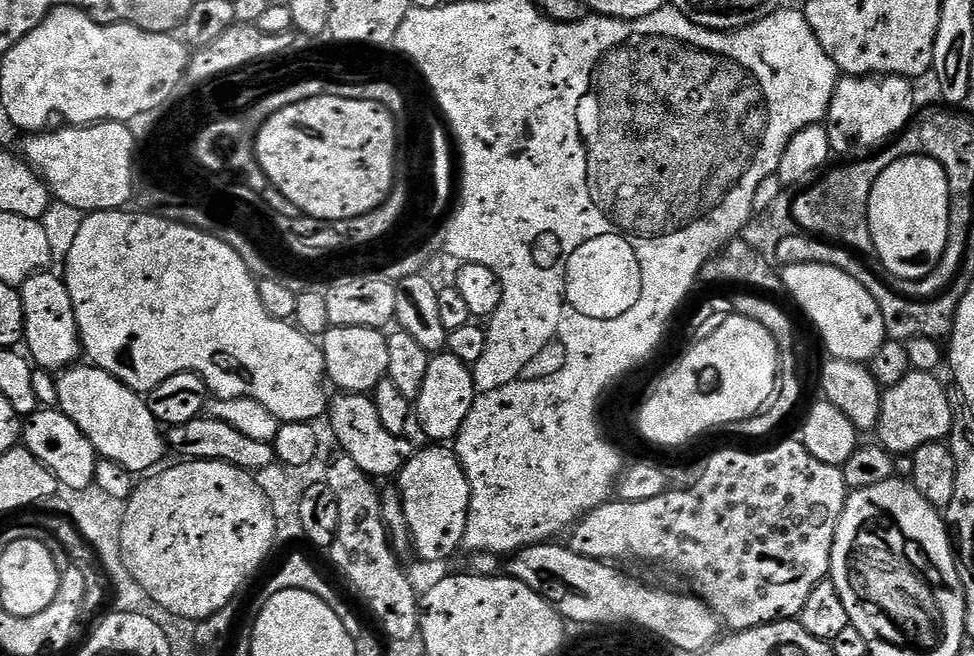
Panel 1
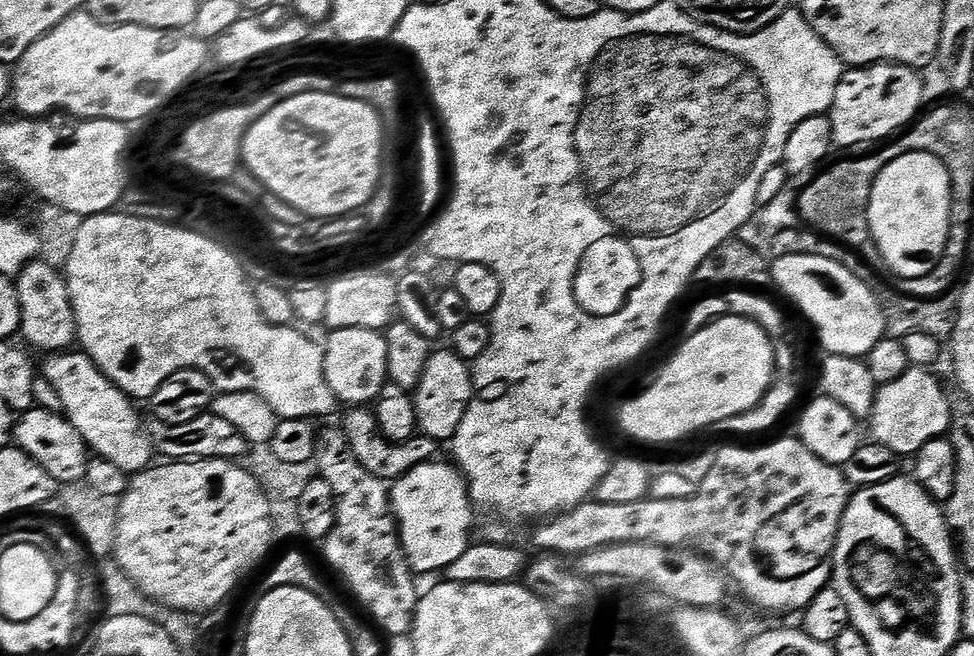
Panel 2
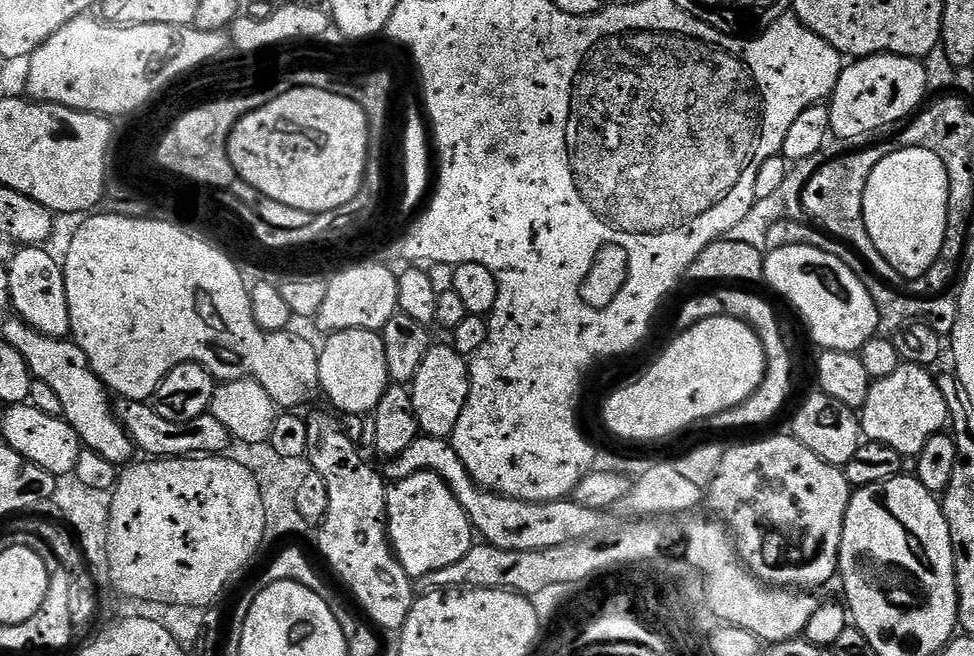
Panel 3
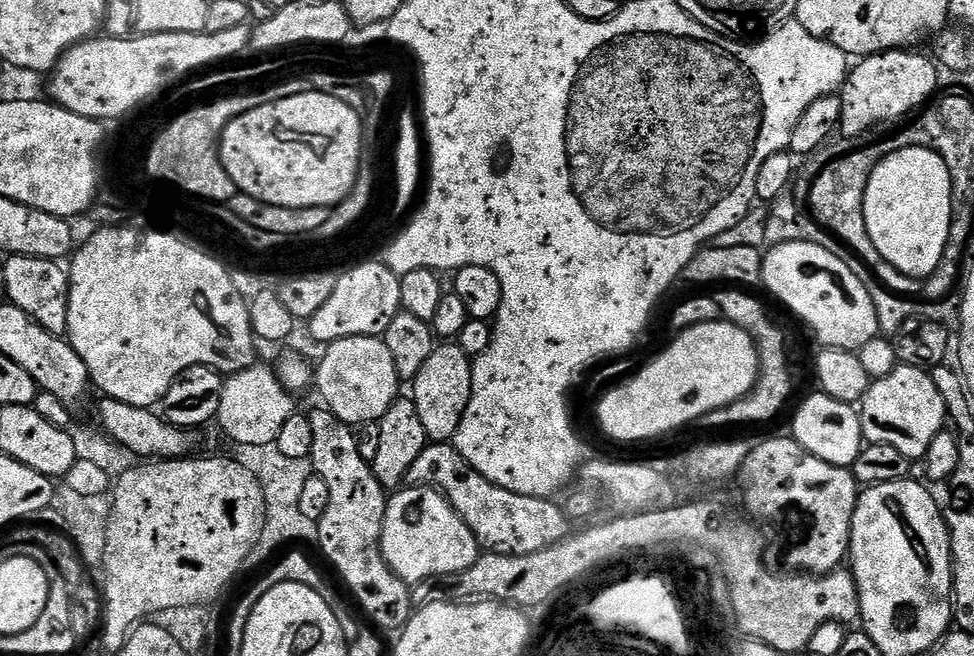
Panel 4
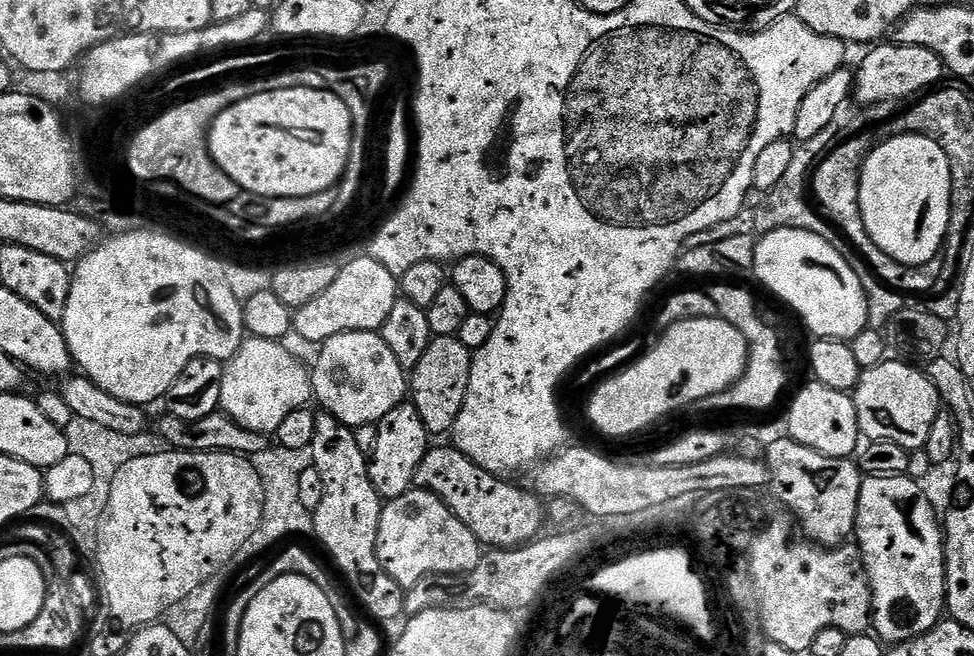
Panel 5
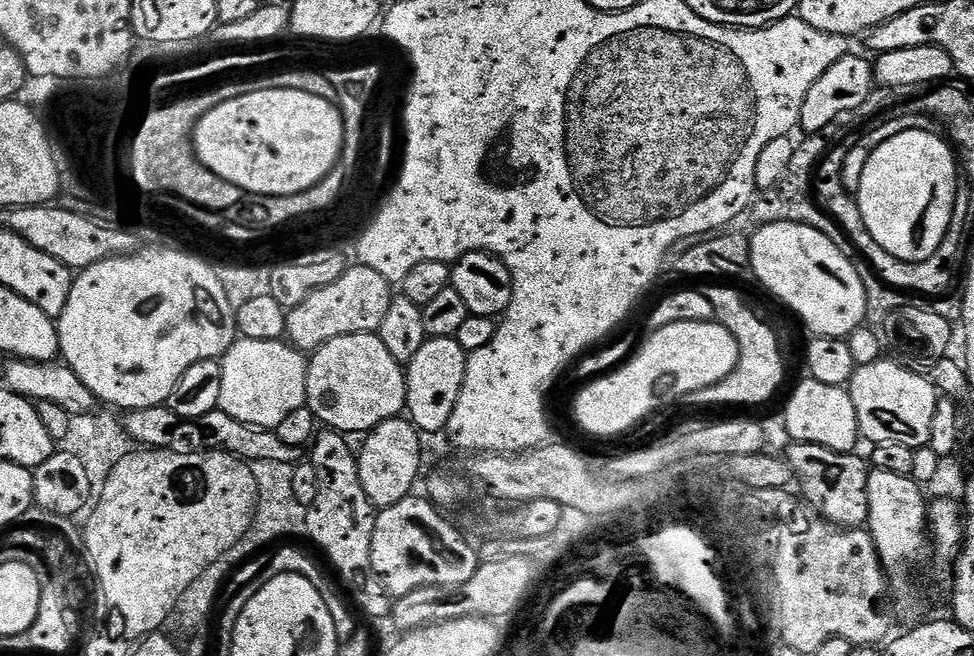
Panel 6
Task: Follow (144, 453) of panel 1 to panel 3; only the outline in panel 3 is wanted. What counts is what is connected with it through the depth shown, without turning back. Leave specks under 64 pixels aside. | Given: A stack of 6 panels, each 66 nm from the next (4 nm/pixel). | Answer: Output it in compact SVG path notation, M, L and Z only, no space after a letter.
M19 318L5 319L3 324L3 340L10 342L10 346L14 346L18 354L22 354L35 379L46 382L46 386L50 386L50 390L58 394L59 400L62 401L63 419L79 434L81 445L87 451L97 452L99 456L106 458L106 462L117 466L127 465L133 459L132 439L128 436L128 431L120 425L113 401L108 401L109 389L104 387L88 365L84 351L71 339L52 340L49 336L43 336Z

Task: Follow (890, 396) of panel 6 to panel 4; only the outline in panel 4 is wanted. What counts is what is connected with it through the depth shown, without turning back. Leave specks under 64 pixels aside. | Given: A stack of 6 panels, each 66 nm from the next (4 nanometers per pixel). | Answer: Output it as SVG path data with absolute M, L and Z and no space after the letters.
M900 364L881 380L872 380L858 411L867 443L895 446L912 462L923 458L926 450L930 450L930 442L934 442L939 432L945 431L948 416L948 408L931 375L925 369L913 368L910 364Z

